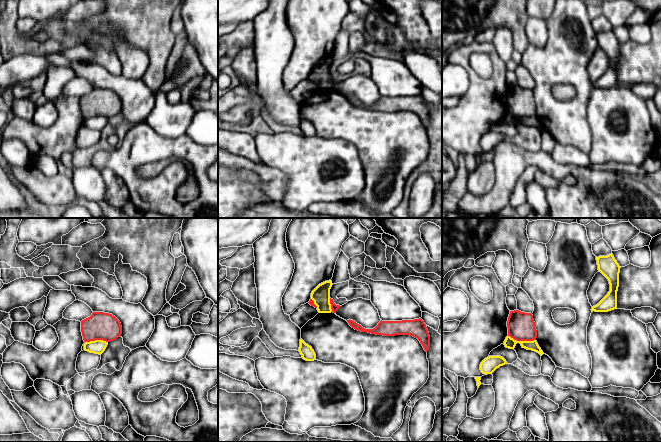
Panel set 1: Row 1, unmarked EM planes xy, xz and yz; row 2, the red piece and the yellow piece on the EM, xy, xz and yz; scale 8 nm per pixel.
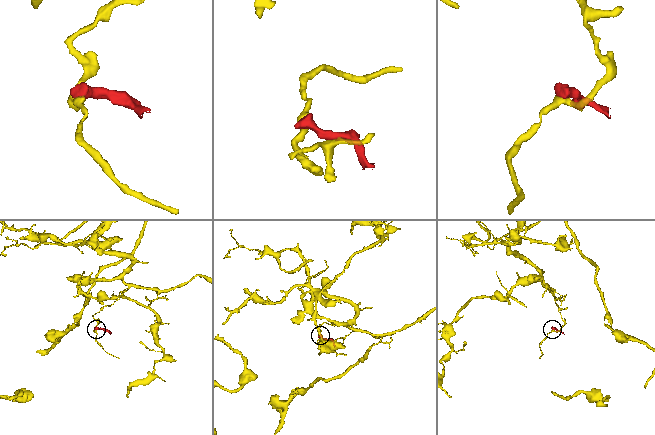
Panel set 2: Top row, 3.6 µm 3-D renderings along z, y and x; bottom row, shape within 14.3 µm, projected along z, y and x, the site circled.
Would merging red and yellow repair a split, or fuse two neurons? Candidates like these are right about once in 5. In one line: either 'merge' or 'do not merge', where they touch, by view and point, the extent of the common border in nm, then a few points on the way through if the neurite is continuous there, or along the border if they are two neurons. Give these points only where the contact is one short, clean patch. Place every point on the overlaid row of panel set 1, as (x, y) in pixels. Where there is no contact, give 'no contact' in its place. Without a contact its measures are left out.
do not merge; meets red in xy at (96, 339); contact 180 nm long; border along xy (107, 341), (90, 340), (85, 342)

